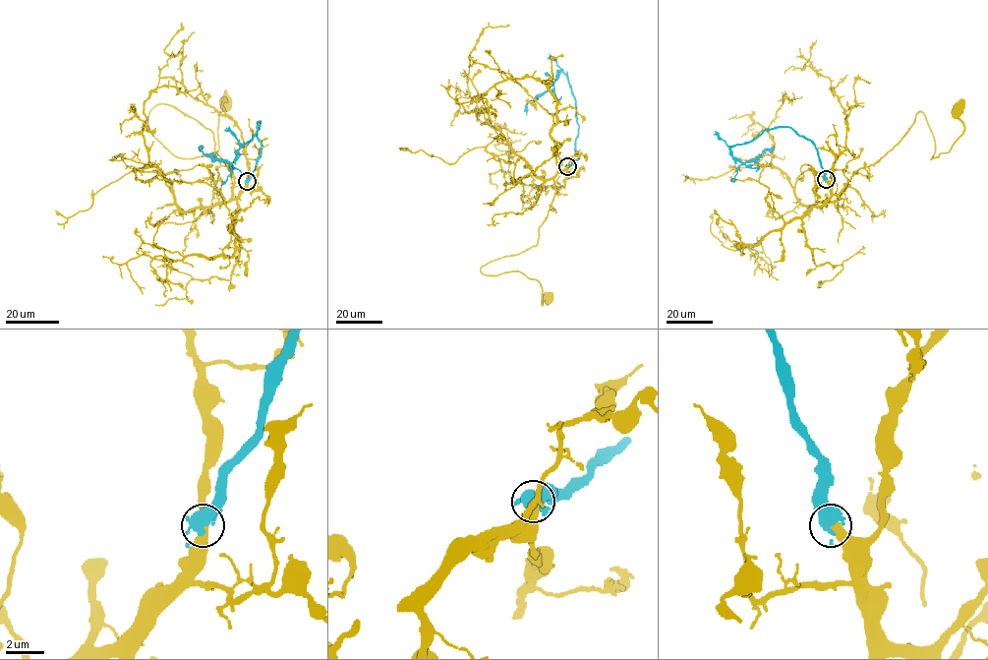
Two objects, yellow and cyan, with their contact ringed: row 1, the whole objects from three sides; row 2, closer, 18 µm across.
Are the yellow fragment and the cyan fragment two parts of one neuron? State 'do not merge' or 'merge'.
merge

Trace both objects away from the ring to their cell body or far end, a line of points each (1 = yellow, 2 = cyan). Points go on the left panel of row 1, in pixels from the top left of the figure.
1: (248, 181), (232, 199), (213, 133), (170, 105), (147, 125), (177, 156), (209, 154), (223, 102)
2: (248, 181), (261, 151), (257, 137), (260, 121), (254, 136), (233, 161), (213, 159), (201, 146)

